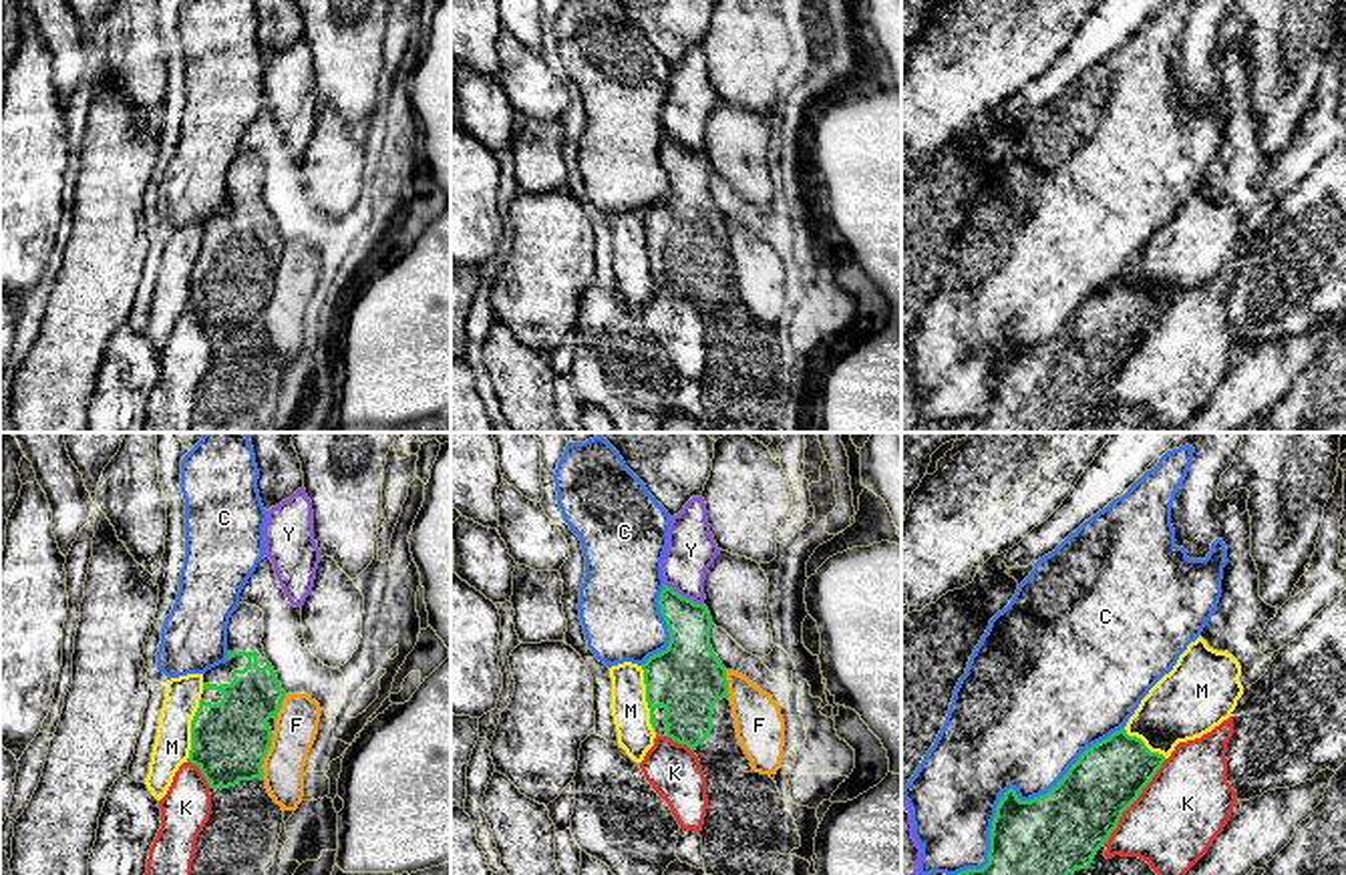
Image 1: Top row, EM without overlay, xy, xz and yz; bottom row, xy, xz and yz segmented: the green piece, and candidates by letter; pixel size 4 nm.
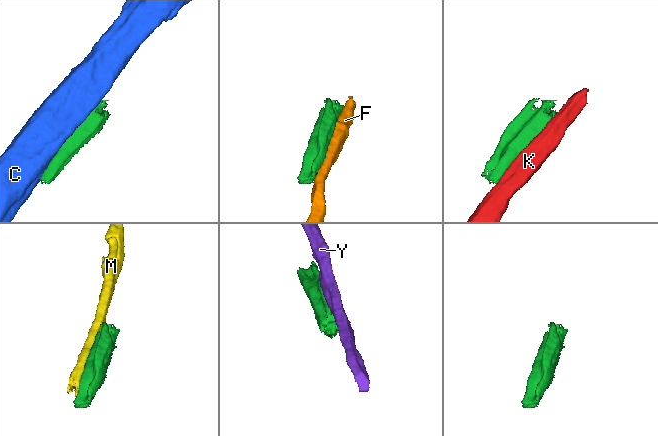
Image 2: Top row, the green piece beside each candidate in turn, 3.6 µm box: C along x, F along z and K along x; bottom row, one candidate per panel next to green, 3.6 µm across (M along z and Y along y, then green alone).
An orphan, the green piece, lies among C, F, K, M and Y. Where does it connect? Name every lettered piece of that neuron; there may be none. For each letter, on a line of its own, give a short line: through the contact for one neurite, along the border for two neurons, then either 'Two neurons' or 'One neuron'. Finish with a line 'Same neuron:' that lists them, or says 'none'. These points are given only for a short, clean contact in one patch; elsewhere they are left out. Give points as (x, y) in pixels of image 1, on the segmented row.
C: Two neurons
F: Two neurons
K: Two neurons
M: Two neurons
Y: Two neurons
Same neuron: none

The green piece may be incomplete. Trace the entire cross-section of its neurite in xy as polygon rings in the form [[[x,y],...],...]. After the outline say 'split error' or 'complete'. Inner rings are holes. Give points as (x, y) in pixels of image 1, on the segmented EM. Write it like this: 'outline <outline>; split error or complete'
outline [[[239,603],[227,624],[227,662],[203,674],[203,694],[191,720],[189,762],[195,764],[209,789],[229,789],[239,780],[264,778],[264,758],[272,746],[276,718],[286,698],[272,664],[266,660],[264,646],[264,611],[256,605]]]; split error

